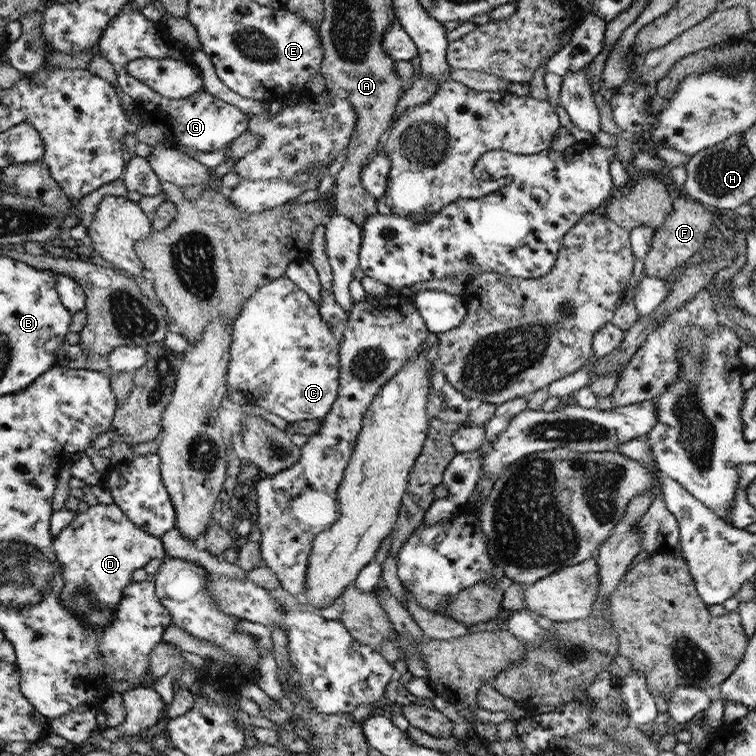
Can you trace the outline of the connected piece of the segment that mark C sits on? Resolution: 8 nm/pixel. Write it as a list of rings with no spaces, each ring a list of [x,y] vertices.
[[[278,277],[274,280],[266,281],[263,285],[260,285],[244,303],[243,308],[234,319],[232,323],[232,345],[230,345],[230,361],[228,361],[228,373],[226,373],[227,386],[234,386],[238,390],[242,390],[247,400],[252,400],[256,406],[264,408],[266,412],[272,412],[277,414],[280,418],[284,418],[288,423],[296,422],[298,420],[312,420],[313,418],[322,419],[332,405],[338,398],[338,389],[340,388],[340,365],[339,365],[339,350],[340,346],[338,340],[334,339],[332,331],[328,323],[321,318],[318,305],[312,302],[310,296],[304,292],[301,288],[296,286],[288,277]]]

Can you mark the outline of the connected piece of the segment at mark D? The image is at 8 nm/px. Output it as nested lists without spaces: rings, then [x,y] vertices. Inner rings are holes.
[[[98,503],[96,506],[89,506],[86,512],[79,512],[76,518],[56,536],[55,554],[60,564],[63,564],[64,587],[60,590],[59,596],[63,599],[64,606],[76,618],[84,618],[84,624],[96,630],[96,634],[100,630],[107,629],[115,621],[116,610],[119,609],[127,587],[131,585],[135,571],[144,569],[151,560],[162,560],[163,563],[169,560],[161,538],[147,534],[142,528],[136,527],[114,503],[110,505]]]

